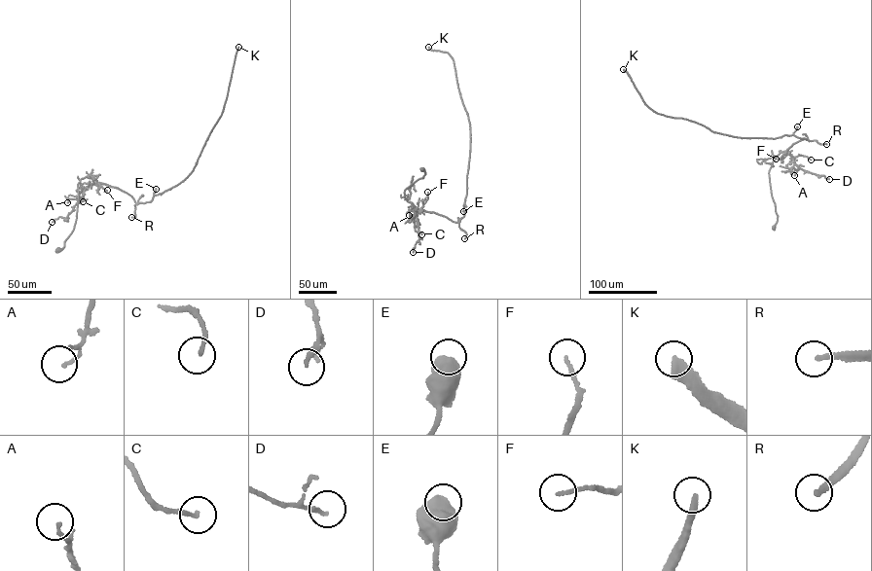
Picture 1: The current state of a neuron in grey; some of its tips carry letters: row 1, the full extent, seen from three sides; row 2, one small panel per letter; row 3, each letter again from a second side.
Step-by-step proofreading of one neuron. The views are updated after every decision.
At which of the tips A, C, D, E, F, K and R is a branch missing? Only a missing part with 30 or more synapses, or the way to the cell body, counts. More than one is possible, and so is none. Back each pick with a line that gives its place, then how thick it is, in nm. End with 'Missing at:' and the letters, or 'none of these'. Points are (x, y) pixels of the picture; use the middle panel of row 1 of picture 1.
K: place (428, 47); calibre 360 nm
R: place (464, 238); calibre 200 nm
Missing at: K, R

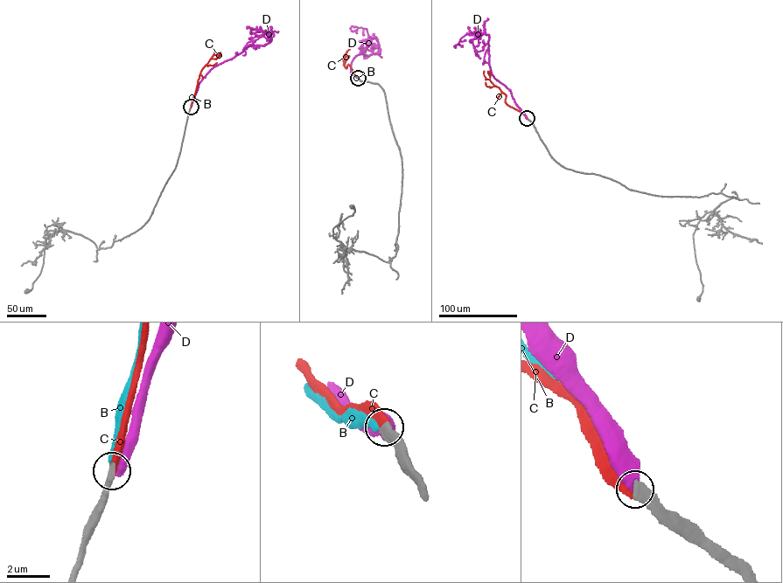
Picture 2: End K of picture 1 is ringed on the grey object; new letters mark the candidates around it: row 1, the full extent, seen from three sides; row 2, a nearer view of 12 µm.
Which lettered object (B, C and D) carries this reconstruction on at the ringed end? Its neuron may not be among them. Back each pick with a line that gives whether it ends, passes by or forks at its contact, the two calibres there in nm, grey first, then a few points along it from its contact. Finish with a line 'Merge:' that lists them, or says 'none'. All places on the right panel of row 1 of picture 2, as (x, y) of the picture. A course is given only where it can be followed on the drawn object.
C: it ends; calibres 440 and 500 nm; course (527, 118), (506, 104), (506, 95), (493, 86), (487, 71), (491, 75)
Merge: C

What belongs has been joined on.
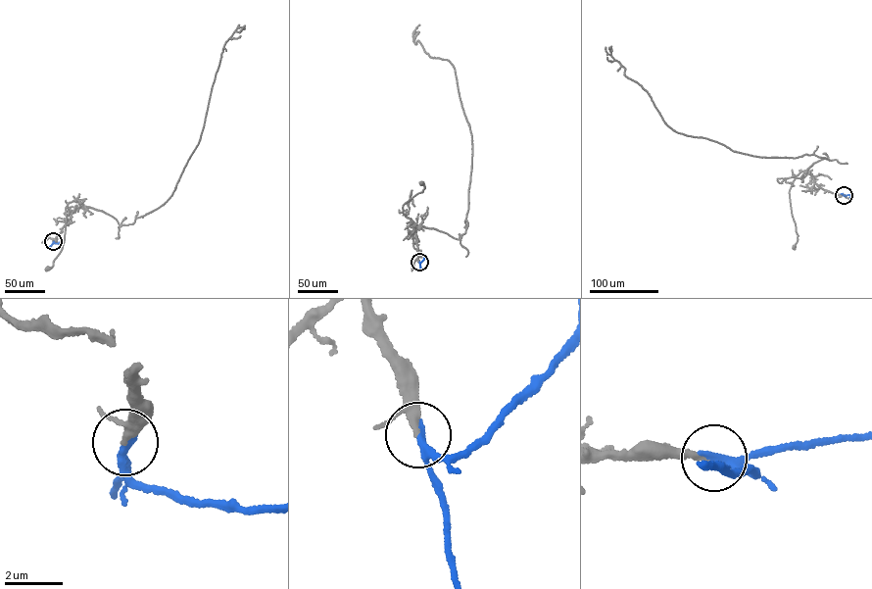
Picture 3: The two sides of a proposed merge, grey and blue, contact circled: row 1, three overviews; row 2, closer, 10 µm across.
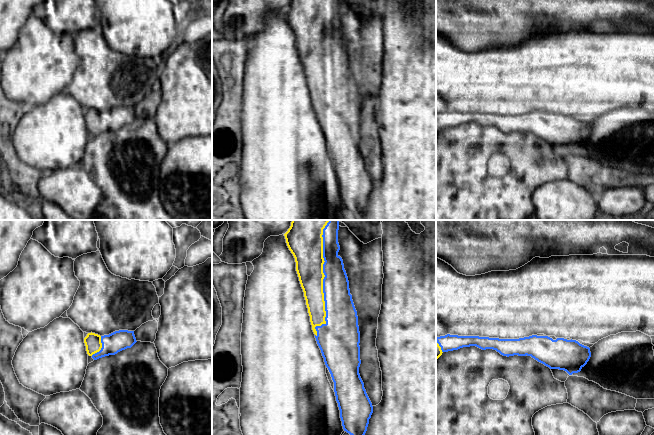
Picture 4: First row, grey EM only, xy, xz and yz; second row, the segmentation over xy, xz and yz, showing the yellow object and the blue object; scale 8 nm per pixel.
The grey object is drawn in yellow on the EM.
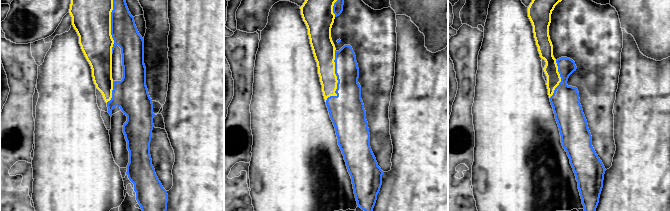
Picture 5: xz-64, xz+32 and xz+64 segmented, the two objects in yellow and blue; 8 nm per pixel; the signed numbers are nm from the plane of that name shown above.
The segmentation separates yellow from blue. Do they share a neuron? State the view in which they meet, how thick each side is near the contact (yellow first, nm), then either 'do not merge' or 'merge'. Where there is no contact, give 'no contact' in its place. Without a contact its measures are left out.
contact in xz; calibres 220 and 240 nm; merge

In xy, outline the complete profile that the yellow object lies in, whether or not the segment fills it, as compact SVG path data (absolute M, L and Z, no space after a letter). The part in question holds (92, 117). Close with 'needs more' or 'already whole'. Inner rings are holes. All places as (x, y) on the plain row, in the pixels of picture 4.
M128 106L115 107L104 112L91 108L84 114L87 130L94 136L115 131L122 126L131 124L136 118L134 107Z; needs more

